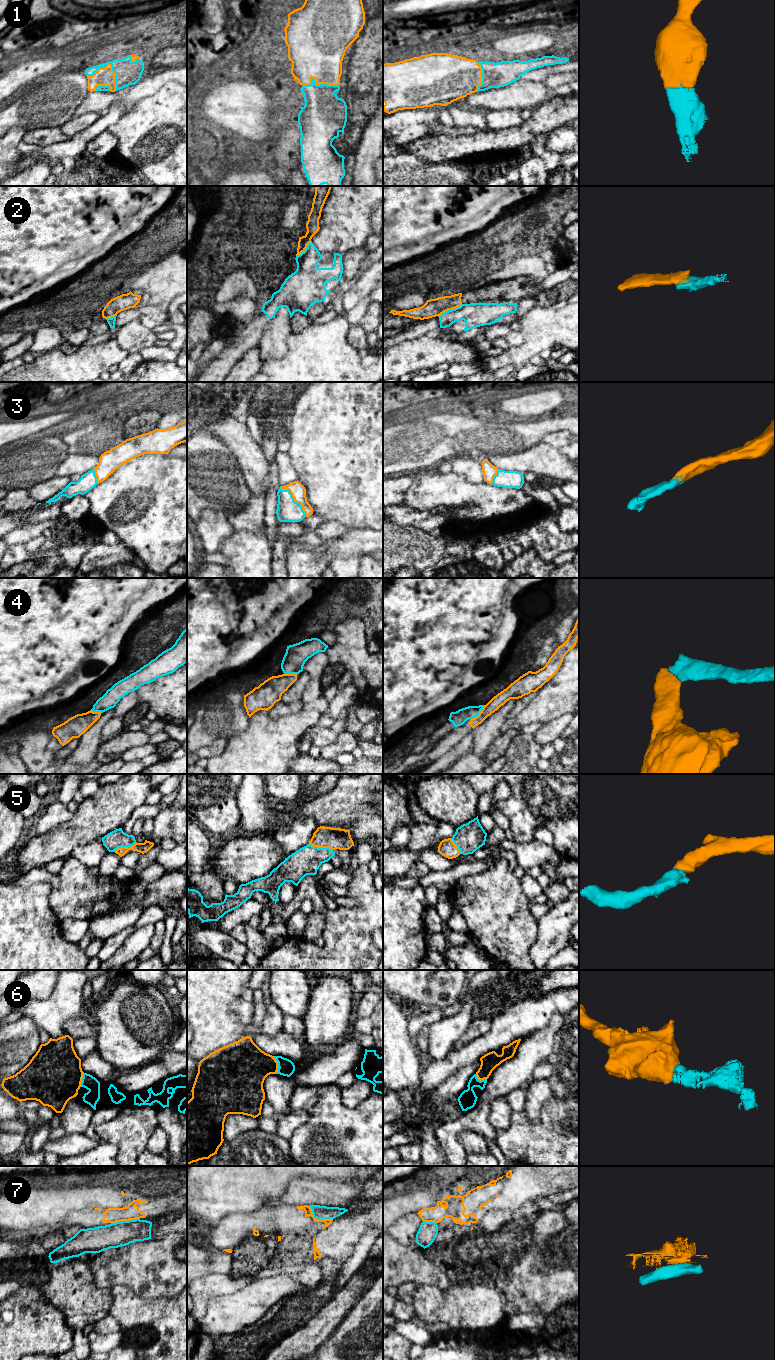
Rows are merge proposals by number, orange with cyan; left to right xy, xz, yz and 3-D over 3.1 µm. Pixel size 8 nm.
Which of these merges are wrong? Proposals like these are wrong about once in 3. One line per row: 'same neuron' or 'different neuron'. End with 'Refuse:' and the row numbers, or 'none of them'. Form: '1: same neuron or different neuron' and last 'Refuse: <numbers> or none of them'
1: same neuron
2: different neuron
3: same neuron
4: different neuron
5: same neuron
6: same neuron
7: different neuron
Refuse: 2, 4, 7

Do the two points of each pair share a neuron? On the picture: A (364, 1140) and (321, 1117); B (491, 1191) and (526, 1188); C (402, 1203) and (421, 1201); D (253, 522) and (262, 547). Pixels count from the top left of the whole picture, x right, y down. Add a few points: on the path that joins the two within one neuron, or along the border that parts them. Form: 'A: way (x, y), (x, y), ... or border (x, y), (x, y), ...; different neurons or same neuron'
A: way (353, 1140), (344, 1140), (332, 1128); same neuron
B: border (504, 1180), (502, 1191), (499, 1194); different neurons
C: way (407, 1203), (416, 1201); same neuron
D: border (236, 530), (262, 532), (265, 534); different neurons

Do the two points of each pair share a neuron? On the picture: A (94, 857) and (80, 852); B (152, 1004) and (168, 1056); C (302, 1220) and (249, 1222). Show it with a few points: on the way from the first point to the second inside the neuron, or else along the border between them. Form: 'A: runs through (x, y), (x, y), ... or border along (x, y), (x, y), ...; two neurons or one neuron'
A: runs through (91, 856), (83, 854); one neuron
B: border along (169, 1048), (156, 1059); two neurons
C: runs through (289, 1220), (262, 1222); one neuron

